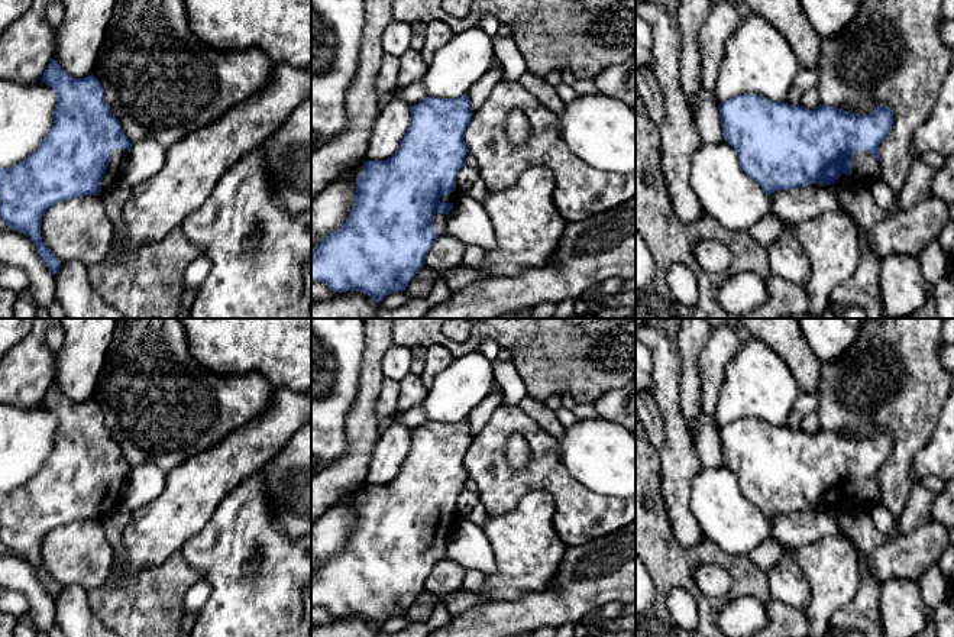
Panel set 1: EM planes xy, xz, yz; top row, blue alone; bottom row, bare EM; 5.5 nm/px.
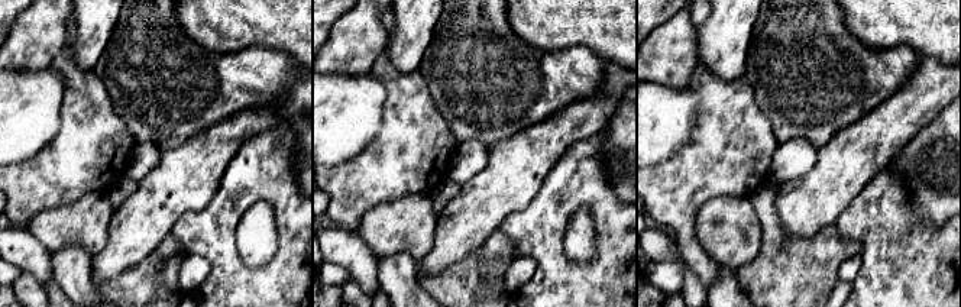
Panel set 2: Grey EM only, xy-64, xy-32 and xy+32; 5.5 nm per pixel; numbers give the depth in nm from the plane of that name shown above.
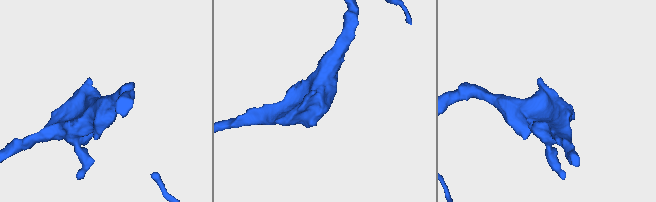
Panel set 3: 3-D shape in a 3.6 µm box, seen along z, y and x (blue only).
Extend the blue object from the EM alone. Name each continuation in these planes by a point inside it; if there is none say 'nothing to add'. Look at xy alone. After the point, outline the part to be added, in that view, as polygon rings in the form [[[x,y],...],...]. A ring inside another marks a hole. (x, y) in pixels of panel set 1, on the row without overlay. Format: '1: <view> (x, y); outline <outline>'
1: xy (113, 498); outline [[[114,473],[111,476],[111,484],[101,504],[100,521],[103,521],[106,517],[109,517],[111,512],[122,507],[122,486],[126,476],[126,473]]]

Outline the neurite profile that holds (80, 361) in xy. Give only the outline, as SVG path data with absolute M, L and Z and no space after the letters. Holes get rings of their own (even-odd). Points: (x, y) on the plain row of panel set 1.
M61 318L64 345L55 352L54 384L72 401L93 398L117 318Z

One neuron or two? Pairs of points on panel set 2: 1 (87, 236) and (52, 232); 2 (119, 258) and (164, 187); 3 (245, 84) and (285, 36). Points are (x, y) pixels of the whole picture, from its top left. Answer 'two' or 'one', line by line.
1: one
2: one
3: two

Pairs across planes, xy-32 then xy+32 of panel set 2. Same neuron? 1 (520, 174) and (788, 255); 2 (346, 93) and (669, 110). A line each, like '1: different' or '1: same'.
1: different
2: same

